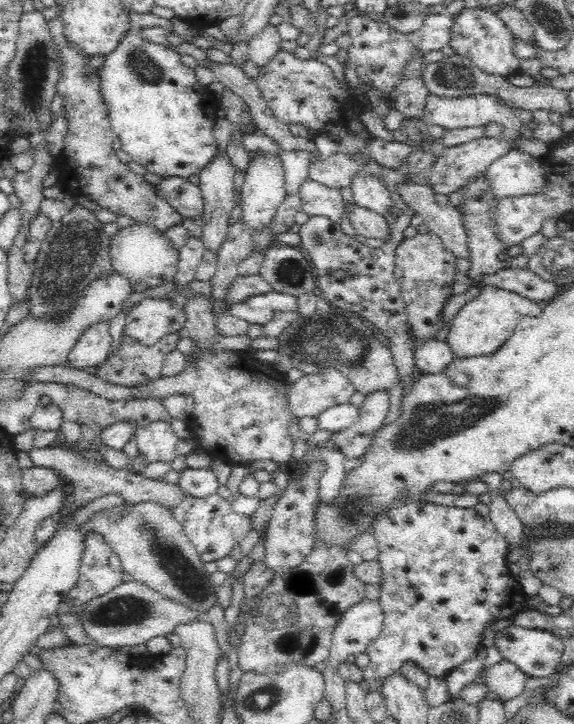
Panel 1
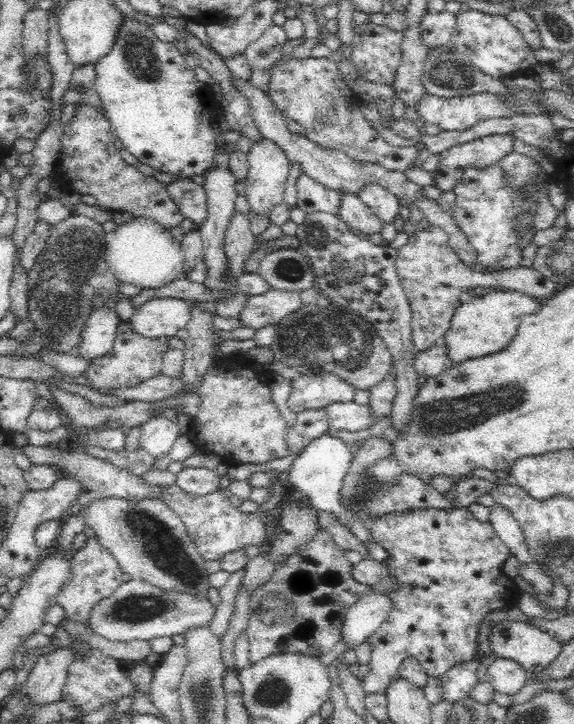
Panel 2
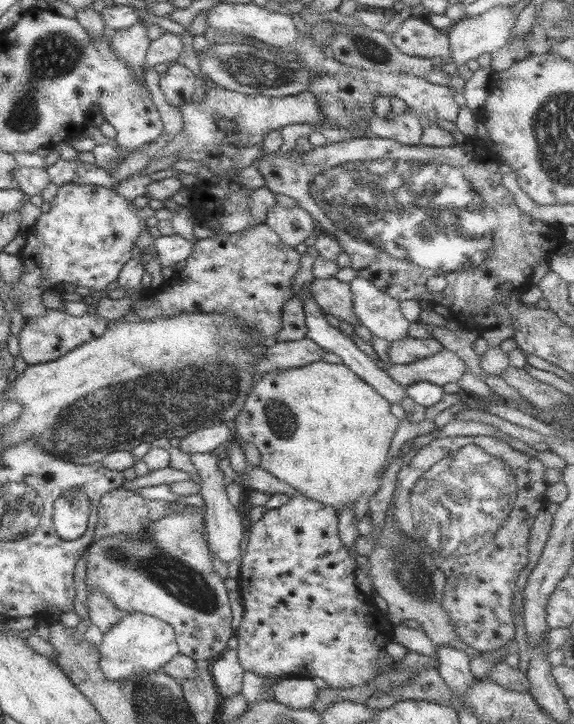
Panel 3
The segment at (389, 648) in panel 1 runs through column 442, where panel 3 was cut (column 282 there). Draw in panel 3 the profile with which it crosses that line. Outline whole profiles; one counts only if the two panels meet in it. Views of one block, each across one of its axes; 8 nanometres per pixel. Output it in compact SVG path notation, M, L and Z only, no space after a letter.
M300 494L280 508L267 510L262 519L251 525L248 549L238 578L238 592L245 610L237 635L237 654L245 672L280 678L319 676L332 689L356 687L377 677L380 655L394 638L394 624L356 587L357 562L342 545L338 511Z

